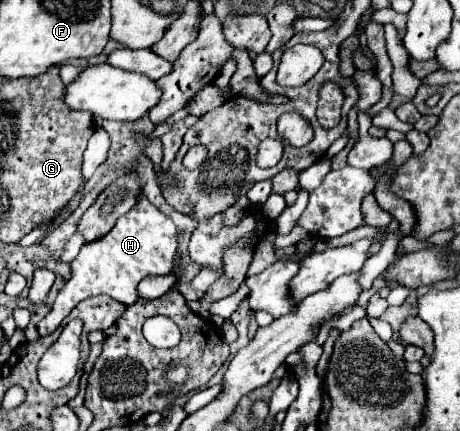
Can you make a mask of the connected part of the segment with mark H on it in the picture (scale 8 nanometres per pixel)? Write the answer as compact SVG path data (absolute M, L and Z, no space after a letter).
M140 196L138 204L128 214L120 216L104 238L82 246L80 254L72 260L72 278L62 286L44 320L38 322L40 336L54 332L54 328L58 328L70 314L70 310L86 298L108 294L114 300L138 300L136 286L140 280L146 276L172 272L176 244L178 236L172 220L154 208L144 196Z

